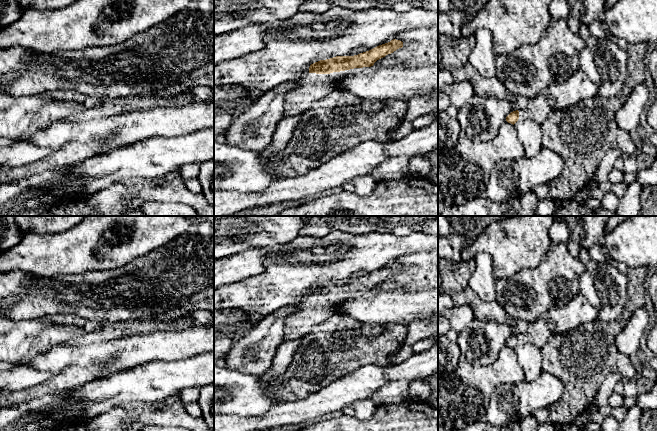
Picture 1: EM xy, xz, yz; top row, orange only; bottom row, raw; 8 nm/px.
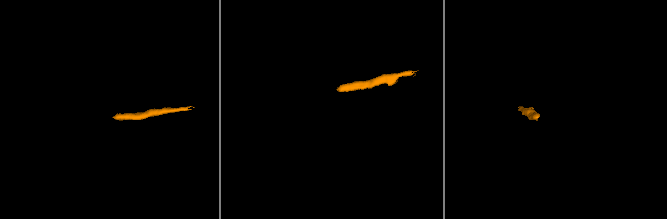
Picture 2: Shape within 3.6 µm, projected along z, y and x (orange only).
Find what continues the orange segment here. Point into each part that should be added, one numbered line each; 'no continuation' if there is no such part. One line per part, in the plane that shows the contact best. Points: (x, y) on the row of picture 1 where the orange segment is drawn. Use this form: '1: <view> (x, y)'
1: xz (311, 87)

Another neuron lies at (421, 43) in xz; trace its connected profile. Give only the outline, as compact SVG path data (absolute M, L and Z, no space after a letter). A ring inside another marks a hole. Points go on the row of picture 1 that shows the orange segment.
M438 26L408 29L393 39L402 41L403 47L377 60L368 68L394 66L420 68L438 64Z

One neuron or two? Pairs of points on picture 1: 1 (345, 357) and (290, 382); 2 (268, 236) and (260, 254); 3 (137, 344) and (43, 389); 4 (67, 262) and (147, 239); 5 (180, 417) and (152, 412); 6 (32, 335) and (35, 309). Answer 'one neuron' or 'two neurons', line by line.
1: one neuron
2: two neurons
3: two neurons
4: one neuron
5: one neuron
6: two neurons

